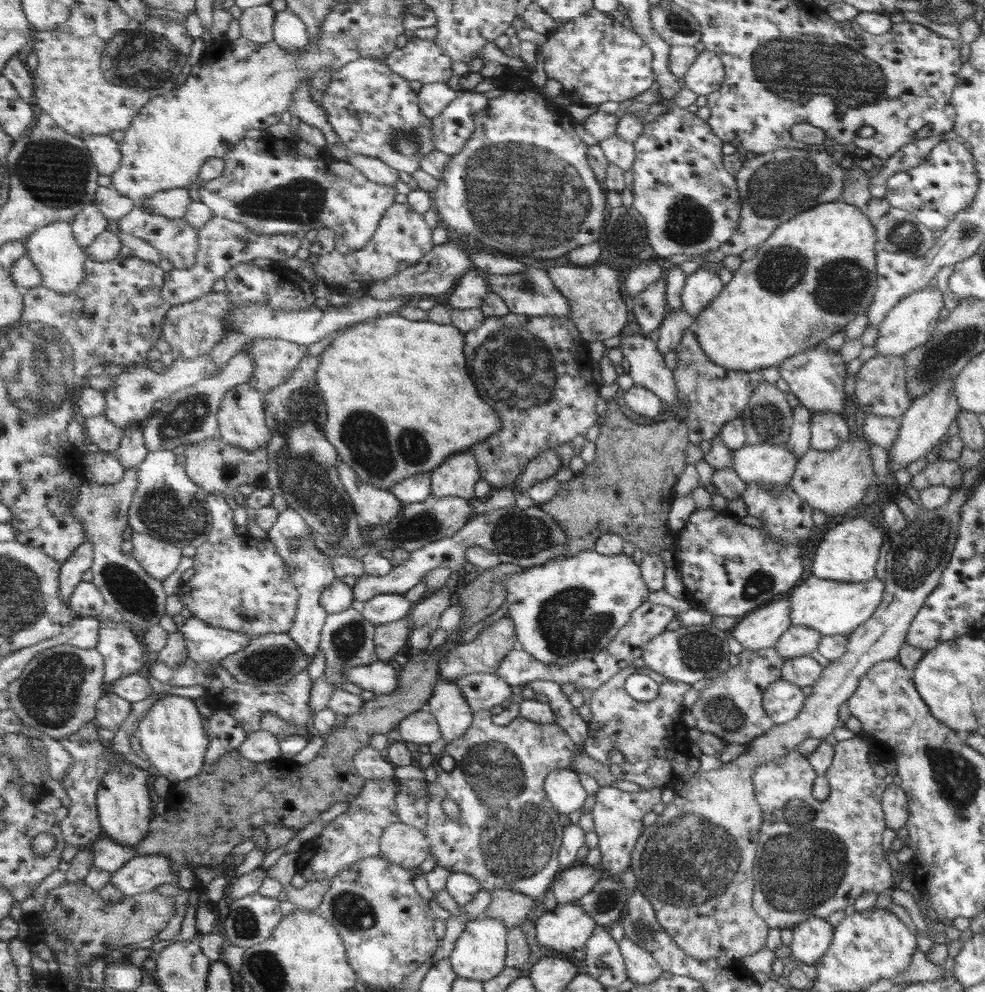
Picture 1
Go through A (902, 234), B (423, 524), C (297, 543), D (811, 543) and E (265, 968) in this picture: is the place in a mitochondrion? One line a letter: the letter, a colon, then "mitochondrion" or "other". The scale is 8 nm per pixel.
A: mitochondrion
B: mitochondrion
C: mitochondrion
D: other
E: mitochondrion

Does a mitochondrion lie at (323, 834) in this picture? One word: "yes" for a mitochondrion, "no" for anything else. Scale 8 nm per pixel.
no

